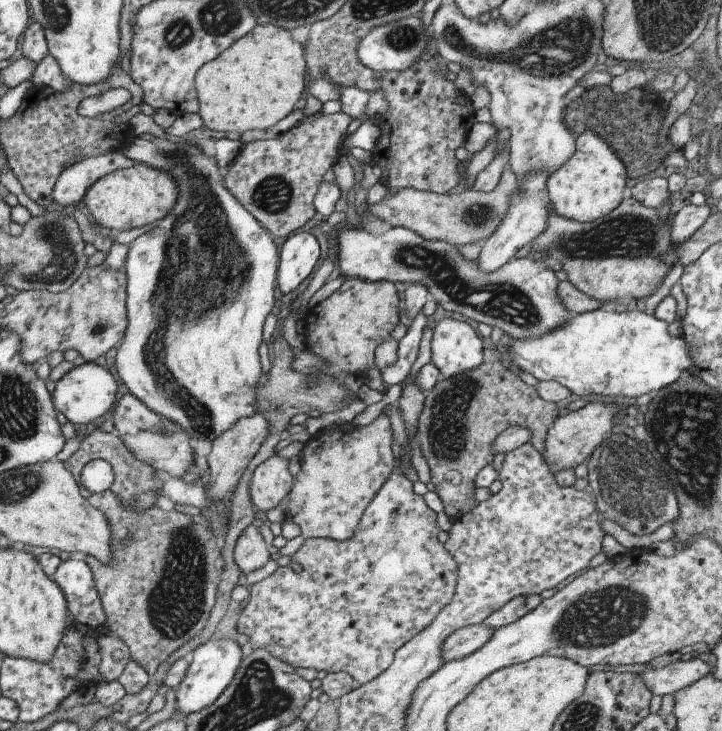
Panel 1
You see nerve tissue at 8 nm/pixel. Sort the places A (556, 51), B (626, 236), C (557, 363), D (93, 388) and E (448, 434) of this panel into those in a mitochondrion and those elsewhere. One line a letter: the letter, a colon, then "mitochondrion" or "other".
A: mitochondrion
B: mitochondrion
C: other
D: other
E: mitochondrion

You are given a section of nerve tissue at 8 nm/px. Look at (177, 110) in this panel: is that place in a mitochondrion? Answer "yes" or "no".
no

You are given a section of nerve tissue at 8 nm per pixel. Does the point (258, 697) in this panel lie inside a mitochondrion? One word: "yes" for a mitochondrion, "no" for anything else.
yes

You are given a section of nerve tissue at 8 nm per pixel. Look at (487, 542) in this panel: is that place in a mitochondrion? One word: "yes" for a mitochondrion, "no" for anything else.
no

